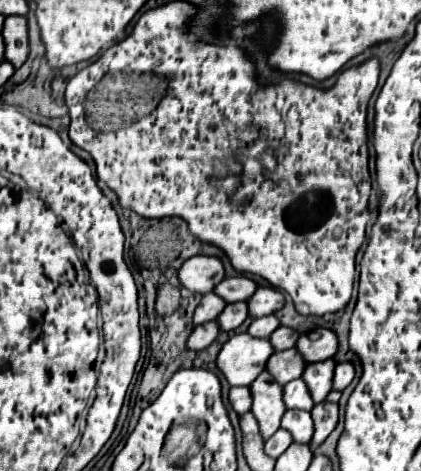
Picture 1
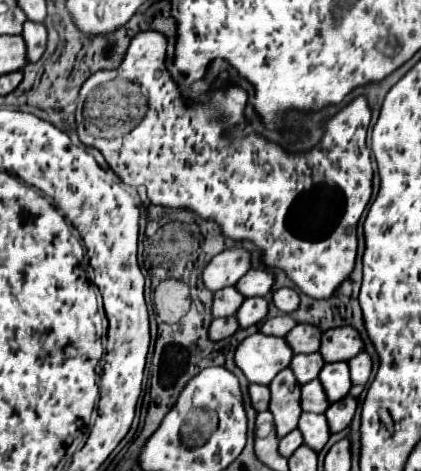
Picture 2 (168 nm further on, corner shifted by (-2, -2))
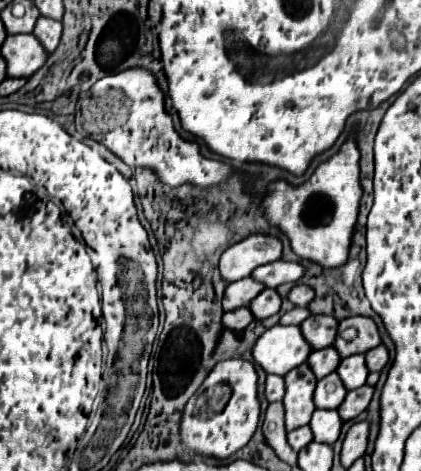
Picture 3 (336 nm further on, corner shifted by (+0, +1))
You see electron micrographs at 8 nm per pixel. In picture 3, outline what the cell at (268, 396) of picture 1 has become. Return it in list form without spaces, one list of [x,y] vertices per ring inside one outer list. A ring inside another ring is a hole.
[[[302,364],[294,370],[290,370],[284,376],[284,380],[286,380],[286,396],[284,396],[286,430],[290,432],[290,430],[310,424],[312,412],[316,410],[312,392],[316,390],[318,378],[312,374],[308,364]]]

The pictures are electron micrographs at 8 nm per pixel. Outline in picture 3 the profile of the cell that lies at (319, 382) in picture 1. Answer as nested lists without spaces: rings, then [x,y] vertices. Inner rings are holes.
[[[354,354],[354,356],[344,358],[336,372],[348,390],[354,390],[354,388],[360,388],[362,384],[366,384],[366,378],[370,374],[368,368],[364,366],[364,354]]]

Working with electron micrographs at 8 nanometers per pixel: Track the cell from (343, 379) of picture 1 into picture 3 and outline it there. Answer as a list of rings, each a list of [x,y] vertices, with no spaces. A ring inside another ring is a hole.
[[[382,344],[366,352],[366,364],[368,364],[368,370],[370,370],[370,372],[380,372],[380,370],[388,364],[388,360],[390,360],[388,350],[386,350],[386,346],[382,346]]]

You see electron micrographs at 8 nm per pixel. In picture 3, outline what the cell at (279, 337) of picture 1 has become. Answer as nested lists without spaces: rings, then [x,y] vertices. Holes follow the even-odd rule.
[[[312,314],[306,318],[300,328],[304,332],[304,338],[312,344],[314,350],[328,348],[334,344],[336,334],[338,334],[338,320],[334,316],[324,316],[324,314]]]

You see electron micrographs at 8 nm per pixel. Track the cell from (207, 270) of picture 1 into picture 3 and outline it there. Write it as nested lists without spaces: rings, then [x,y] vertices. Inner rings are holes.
[[[252,234],[238,244],[232,244],[220,258],[220,274],[228,282],[242,280],[252,274],[254,268],[276,262],[282,258],[282,242],[276,236]]]

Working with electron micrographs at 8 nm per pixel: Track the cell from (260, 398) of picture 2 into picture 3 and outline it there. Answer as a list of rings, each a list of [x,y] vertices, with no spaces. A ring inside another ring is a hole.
[[[268,376],[266,378],[266,398],[270,402],[284,398],[284,378],[282,376]]]

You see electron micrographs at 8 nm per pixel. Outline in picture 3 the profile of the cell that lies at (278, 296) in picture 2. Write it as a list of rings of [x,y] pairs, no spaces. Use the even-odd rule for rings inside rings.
[[[302,284],[294,286],[294,288],[290,290],[290,294],[288,294],[288,298],[290,298],[296,306],[306,306],[306,304],[310,304],[312,296],[316,296],[316,292],[312,292],[310,286],[302,286]]]

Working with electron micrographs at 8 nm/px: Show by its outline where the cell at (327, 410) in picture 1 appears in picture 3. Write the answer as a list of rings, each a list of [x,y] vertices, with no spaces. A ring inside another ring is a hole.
[[[364,384],[364,386],[356,388],[356,390],[350,390],[346,400],[338,408],[342,420],[352,420],[358,414],[362,414],[368,408],[368,404],[370,404],[372,394],[374,394],[374,386],[370,386],[370,384]]]

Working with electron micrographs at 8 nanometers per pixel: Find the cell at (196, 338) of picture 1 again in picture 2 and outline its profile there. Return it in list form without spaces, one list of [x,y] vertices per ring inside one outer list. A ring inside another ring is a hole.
[[[224,317],[224,319],[214,319],[210,329],[208,329],[208,337],[212,341],[220,341],[220,339],[226,339],[230,335],[234,335],[238,329],[238,321],[236,317]]]

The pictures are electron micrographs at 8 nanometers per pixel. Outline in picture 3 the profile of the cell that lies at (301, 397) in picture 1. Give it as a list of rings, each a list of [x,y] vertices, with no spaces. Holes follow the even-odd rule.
[[[332,372],[326,378],[318,380],[318,386],[314,392],[316,408],[338,408],[344,402],[346,394],[348,394],[348,390],[344,390],[340,376],[336,376],[336,372]]]

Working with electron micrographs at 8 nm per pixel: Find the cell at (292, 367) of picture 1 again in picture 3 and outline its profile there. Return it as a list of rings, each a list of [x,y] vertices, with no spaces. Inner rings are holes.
[[[328,346],[324,350],[314,350],[308,358],[308,364],[312,368],[312,372],[316,374],[316,378],[320,376],[328,376],[336,370],[336,364],[340,364],[340,354],[336,354],[334,346]]]

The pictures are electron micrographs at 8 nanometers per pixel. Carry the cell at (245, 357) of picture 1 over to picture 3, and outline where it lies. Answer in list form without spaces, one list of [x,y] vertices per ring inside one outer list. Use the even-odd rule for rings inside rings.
[[[276,324],[266,330],[254,346],[254,362],[268,374],[286,376],[292,368],[304,364],[312,354],[310,344],[302,336],[300,326]]]

